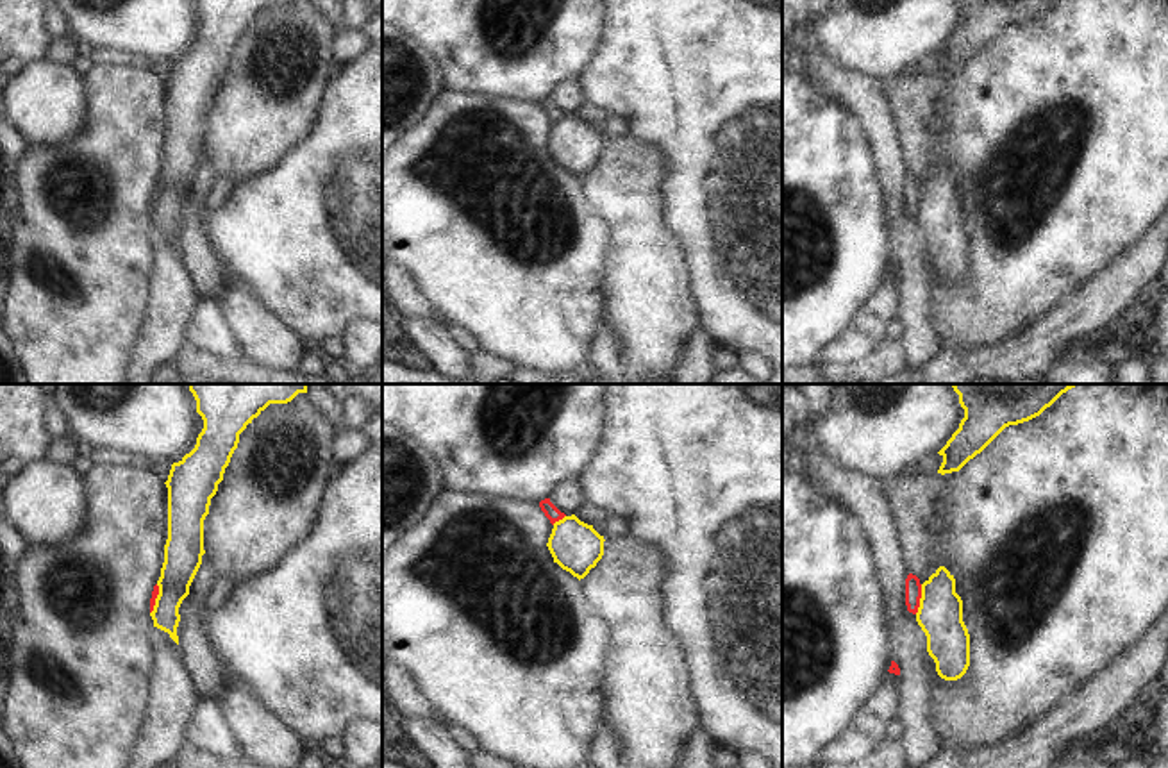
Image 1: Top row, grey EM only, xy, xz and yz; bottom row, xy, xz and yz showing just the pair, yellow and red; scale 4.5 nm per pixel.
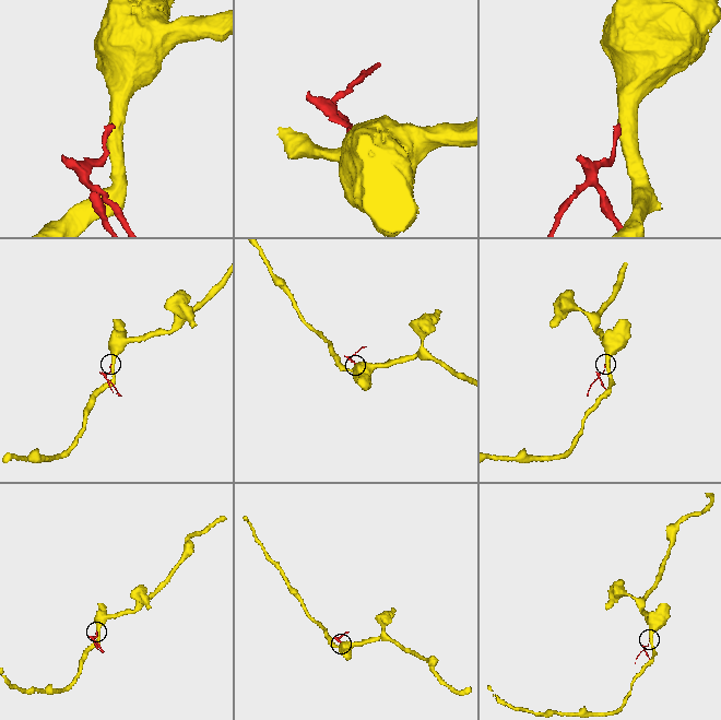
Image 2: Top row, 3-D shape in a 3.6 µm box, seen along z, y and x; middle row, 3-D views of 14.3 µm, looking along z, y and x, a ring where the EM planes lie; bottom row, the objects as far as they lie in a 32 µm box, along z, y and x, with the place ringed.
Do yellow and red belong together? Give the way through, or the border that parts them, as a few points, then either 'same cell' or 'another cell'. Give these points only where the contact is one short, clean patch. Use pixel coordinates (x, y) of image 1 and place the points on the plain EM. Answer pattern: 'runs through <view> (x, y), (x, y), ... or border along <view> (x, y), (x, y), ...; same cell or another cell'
border along yz (922, 184), (915, 213); another cell

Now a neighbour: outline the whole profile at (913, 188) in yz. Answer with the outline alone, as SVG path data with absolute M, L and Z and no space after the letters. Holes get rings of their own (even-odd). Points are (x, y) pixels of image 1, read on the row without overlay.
M909 173L905 179L905 205L907 205L909 213L913 213L913 214L918 213L920 198L922 198L920 179L913 173Z

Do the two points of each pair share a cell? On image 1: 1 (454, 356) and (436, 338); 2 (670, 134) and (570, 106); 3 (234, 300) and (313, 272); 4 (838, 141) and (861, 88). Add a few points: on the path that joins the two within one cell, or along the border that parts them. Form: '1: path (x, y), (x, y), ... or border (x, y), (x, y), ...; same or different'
1: path (450, 352), (440, 342); same
2: border (575, 81), (586, 102); different
3: border (231, 284), (254, 295), (281, 322); different
4: border (838, 99), (865, 129), (874, 149); different

